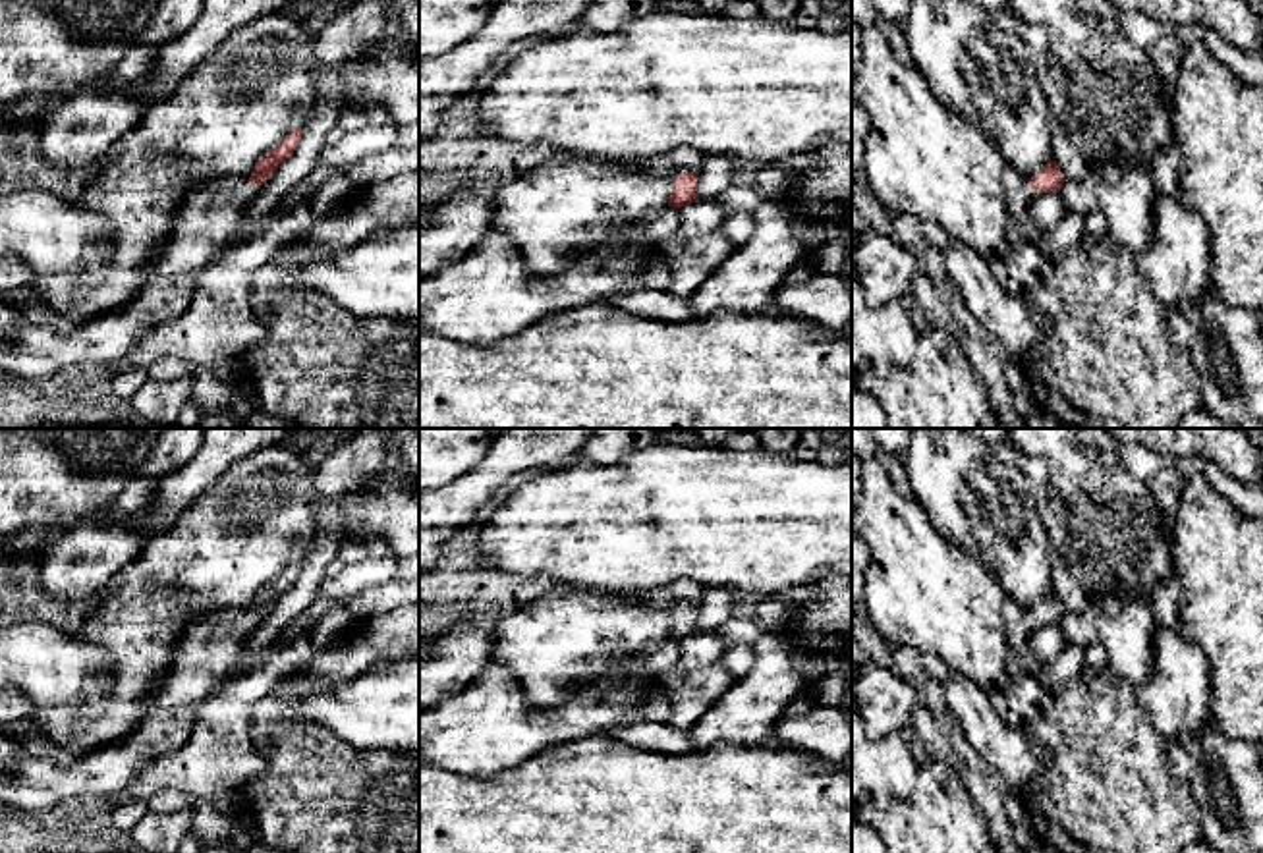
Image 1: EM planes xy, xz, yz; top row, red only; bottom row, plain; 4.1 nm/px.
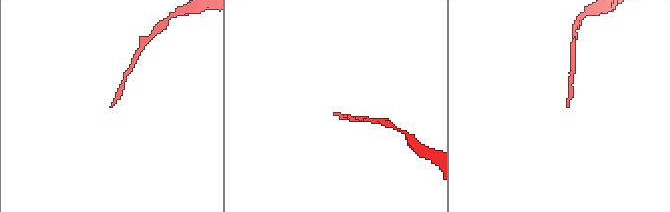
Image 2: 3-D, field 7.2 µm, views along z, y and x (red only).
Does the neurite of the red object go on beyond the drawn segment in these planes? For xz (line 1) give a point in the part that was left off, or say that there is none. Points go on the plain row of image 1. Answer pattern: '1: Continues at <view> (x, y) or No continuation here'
1: Continues at xz (680, 593)

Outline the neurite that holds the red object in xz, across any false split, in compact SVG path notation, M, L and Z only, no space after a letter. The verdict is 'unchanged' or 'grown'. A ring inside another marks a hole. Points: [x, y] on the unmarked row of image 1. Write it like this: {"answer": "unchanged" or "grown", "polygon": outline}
{"answer": "grown", "polygon": "M678 581L670 585L664 592L633 592L626 598L639 602L643 606L660 606L668 610L672 604L678 606L668 639L682 641L697 633L697 602L703 594L703 587L689 581Z"}

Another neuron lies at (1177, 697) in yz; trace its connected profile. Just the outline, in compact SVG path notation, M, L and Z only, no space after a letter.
M1157 625L1155 672L1136 687L1136 701L1168 743L1197 737L1213 724L1211 664L1178 629Z

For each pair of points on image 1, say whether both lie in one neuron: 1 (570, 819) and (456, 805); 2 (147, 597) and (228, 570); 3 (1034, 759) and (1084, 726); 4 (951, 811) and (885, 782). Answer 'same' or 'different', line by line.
1: same
2: same
3: different
4: different

